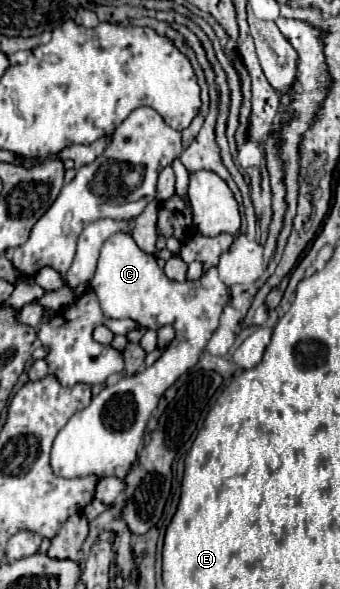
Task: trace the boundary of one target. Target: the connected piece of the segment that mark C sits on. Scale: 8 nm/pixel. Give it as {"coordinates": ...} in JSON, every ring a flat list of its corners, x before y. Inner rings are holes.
{"coordinates":[[118,232,110,236,98,258,98,268,90,280,90,288,100,298,102,312,108,318,130,318,144,328,158,330,170,324,176,330,176,338,168,350,150,366,142,368,134,376,122,376,116,384,106,386,88,408,76,412,70,422,58,432,52,446,52,470,62,478,76,478,98,474,124,478,132,464,138,460,138,450,152,412,156,410,164,392,190,370,214,330,218,328,222,310,230,304,230,290,216,276,216,268,208,268,198,280,176,282,166,278,164,270,156,264,154,254,142,252,130,234]]}

